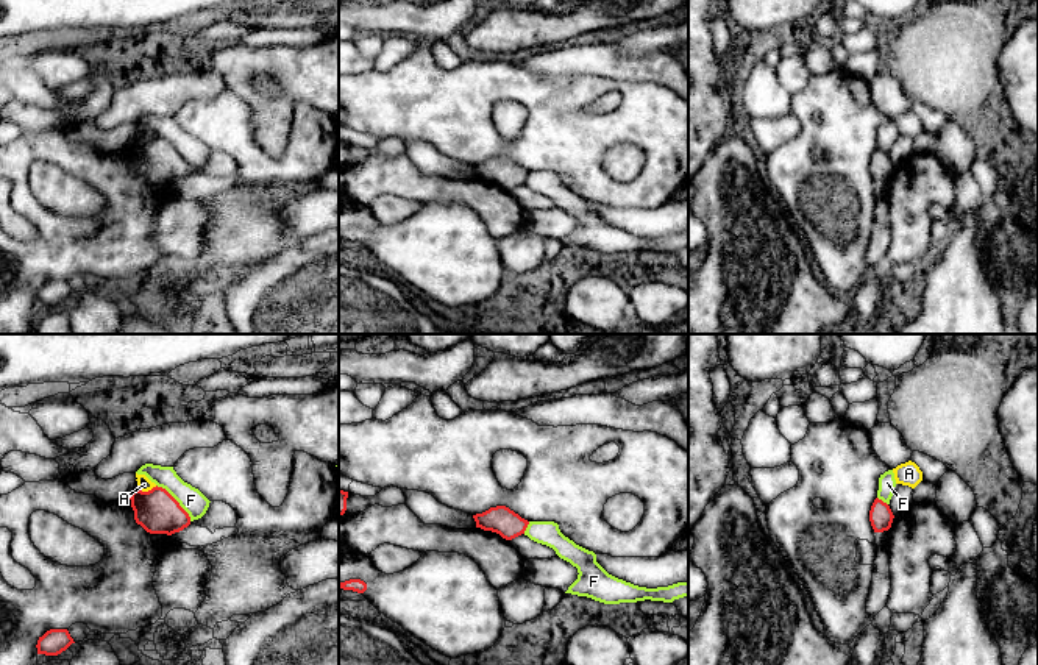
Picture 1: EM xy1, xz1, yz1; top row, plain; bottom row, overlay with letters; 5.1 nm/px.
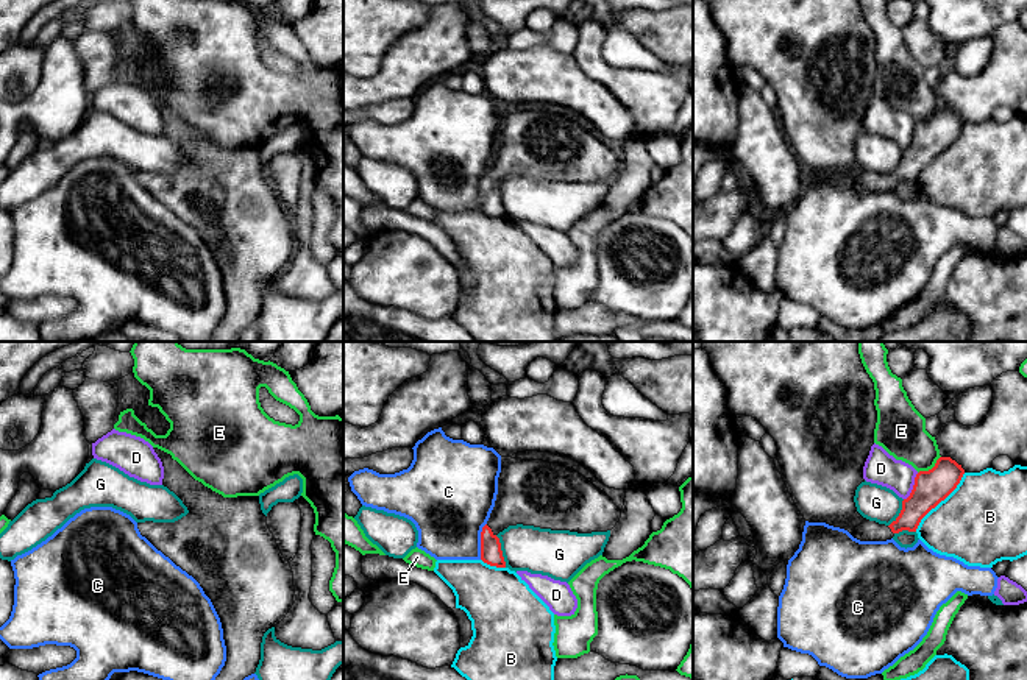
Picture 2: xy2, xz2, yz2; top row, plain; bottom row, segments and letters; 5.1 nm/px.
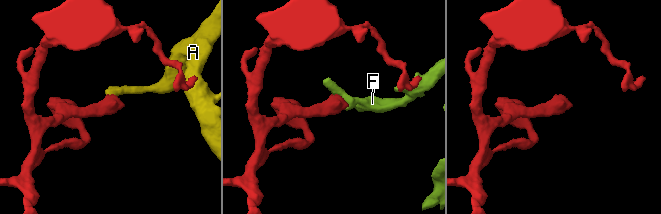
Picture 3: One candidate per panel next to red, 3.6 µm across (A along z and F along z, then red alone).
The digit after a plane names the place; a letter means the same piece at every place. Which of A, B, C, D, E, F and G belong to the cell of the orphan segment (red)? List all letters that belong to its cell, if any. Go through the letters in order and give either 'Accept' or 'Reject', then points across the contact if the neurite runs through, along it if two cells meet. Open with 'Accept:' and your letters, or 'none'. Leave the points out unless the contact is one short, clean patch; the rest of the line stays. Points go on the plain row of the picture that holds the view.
Accept: none
A: Reject. Boundary: xy1 (156, 136), (147, 141), (136, 139)
B: Reject
C: Reject. Boundary: xz2 (486, 173), (481, 183), (479, 209)
D: Reject. Boundary: yz2 (918, 123), (912, 142), (904, 150)
E: Reject
F: Reject. Boundary: xy1 (156, 135), (178, 153), (191, 170)
G: Reject. Boundary: xz2 (495, 186), (506, 217)

